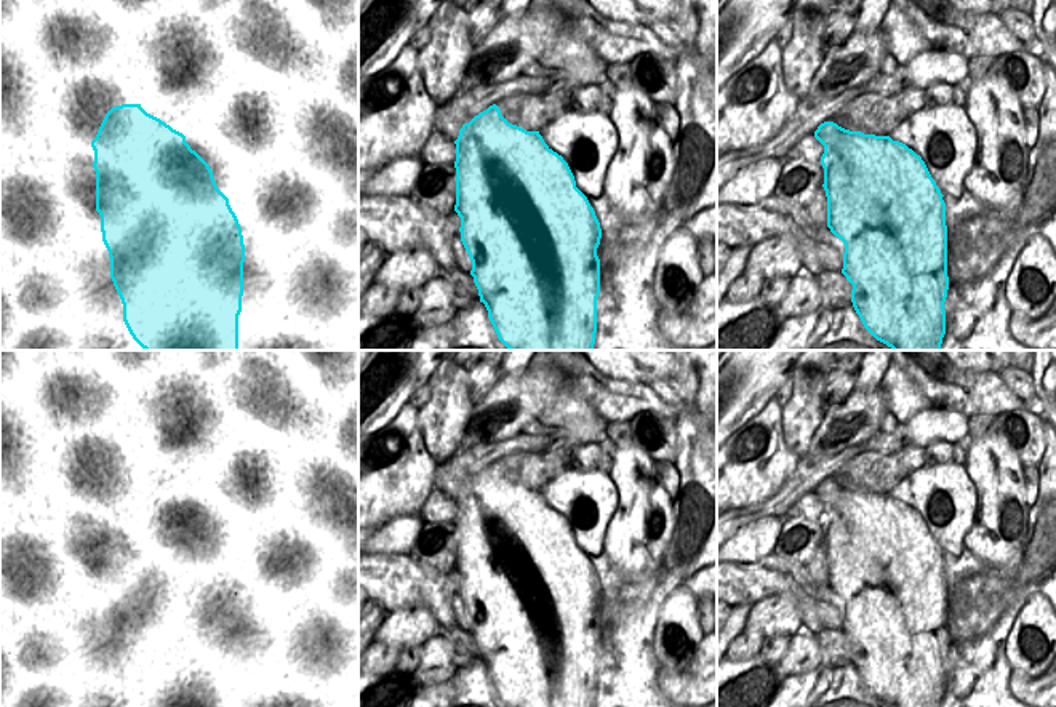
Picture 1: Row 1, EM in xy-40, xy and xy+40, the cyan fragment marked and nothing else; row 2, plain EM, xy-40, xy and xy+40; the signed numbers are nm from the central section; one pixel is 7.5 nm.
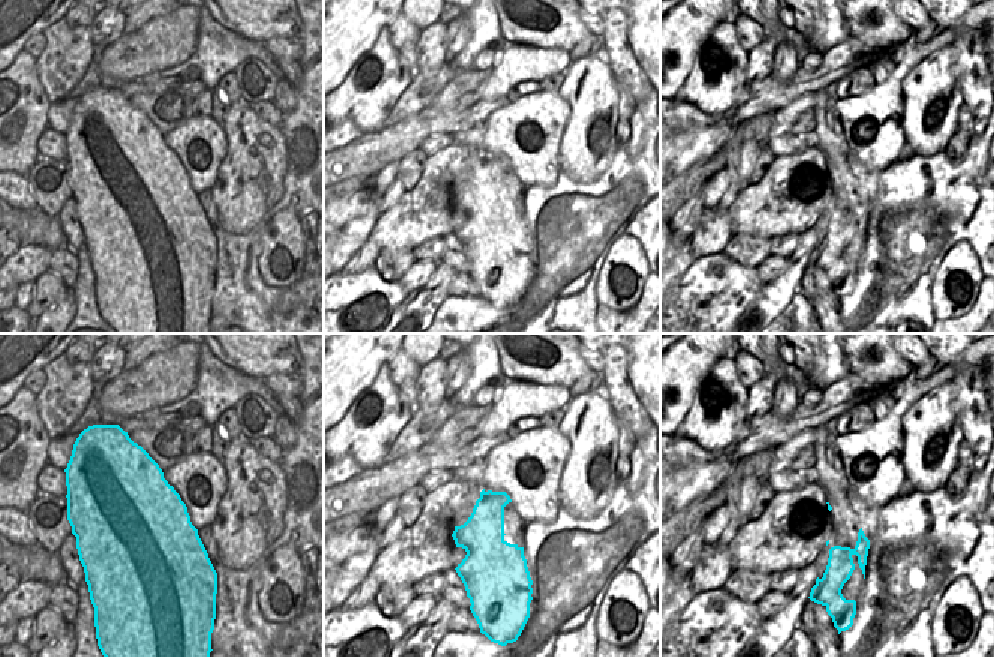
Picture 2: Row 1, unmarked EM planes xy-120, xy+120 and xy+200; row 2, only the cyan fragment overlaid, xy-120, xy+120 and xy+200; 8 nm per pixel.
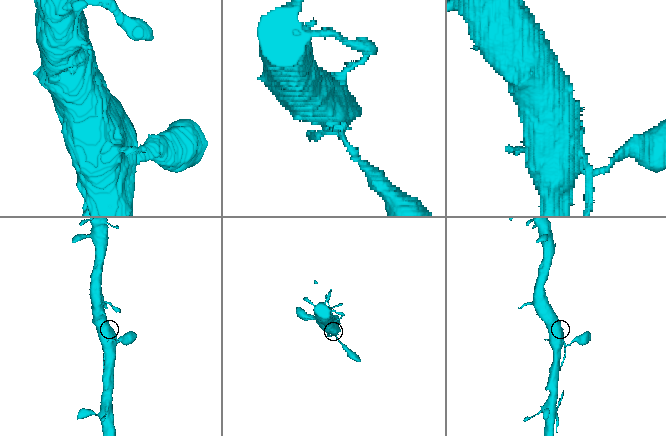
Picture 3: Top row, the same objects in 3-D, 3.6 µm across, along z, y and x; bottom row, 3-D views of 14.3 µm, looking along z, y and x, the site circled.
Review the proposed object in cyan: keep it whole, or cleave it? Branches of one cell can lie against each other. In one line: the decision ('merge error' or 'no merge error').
merge error

